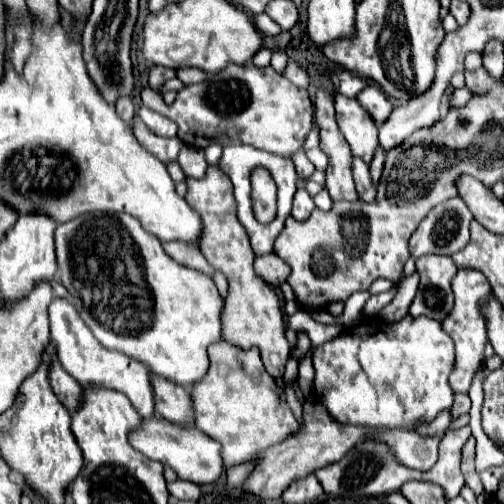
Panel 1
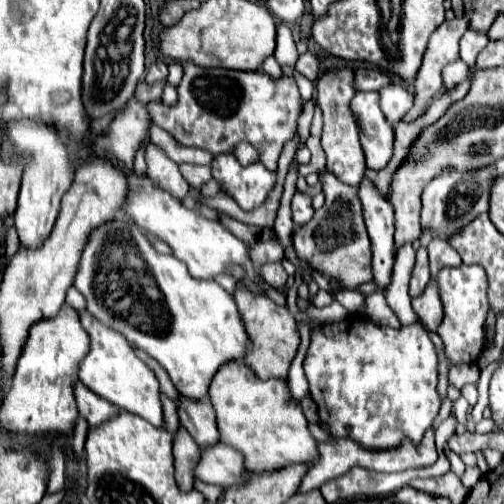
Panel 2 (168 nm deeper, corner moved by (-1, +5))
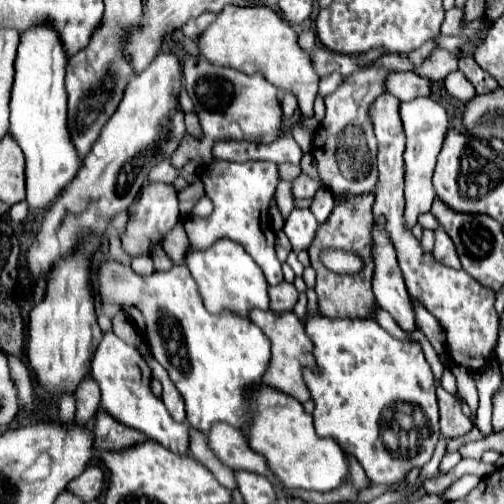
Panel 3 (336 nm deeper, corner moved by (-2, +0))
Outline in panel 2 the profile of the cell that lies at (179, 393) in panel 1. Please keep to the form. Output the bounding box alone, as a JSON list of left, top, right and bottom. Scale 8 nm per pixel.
[177,397,219,449]

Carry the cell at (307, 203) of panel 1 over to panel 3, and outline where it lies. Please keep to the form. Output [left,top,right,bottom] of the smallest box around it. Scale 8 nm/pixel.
[284,206,318,252]

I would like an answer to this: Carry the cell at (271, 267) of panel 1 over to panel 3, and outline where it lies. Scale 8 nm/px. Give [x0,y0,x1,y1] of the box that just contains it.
[268,280,298,314]

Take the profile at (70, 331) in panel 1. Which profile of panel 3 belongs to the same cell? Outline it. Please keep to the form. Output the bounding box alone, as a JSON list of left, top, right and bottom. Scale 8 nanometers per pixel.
[90,332,188,454]

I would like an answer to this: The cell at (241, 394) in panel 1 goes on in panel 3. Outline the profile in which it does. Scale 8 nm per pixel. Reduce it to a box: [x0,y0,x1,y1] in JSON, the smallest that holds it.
[240,384,348,492]

